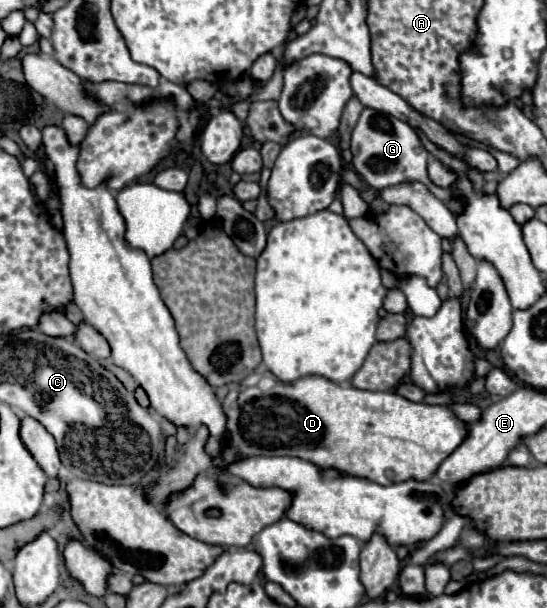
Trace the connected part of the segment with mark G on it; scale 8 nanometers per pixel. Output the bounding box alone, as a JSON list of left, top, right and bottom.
[350,109,448,199]

